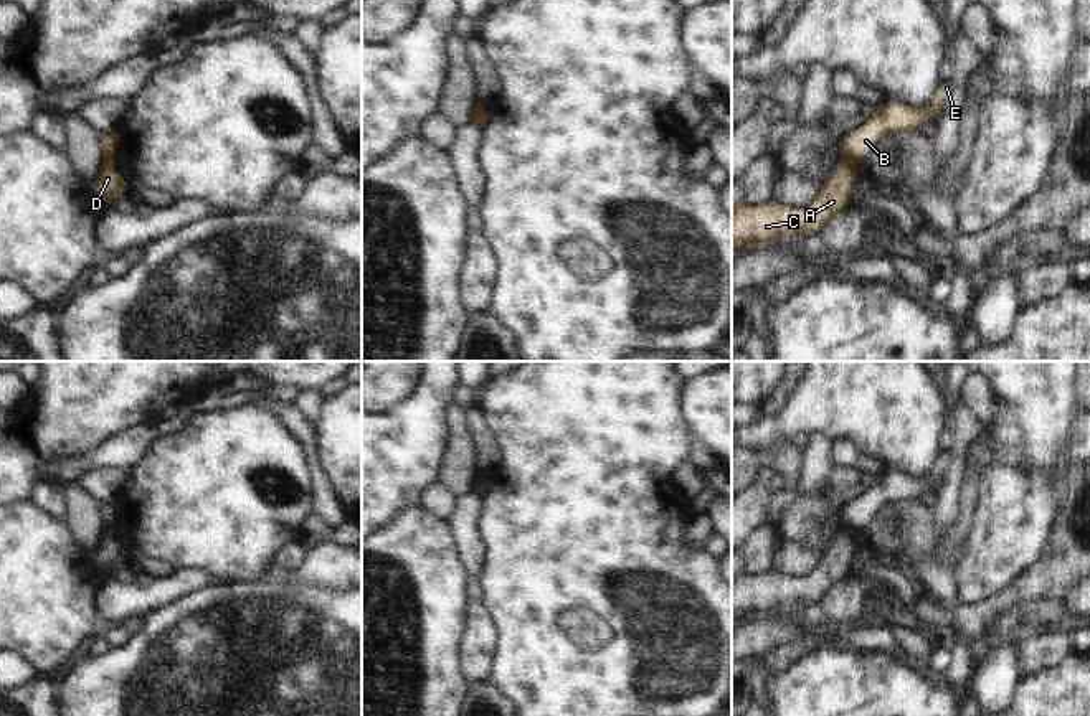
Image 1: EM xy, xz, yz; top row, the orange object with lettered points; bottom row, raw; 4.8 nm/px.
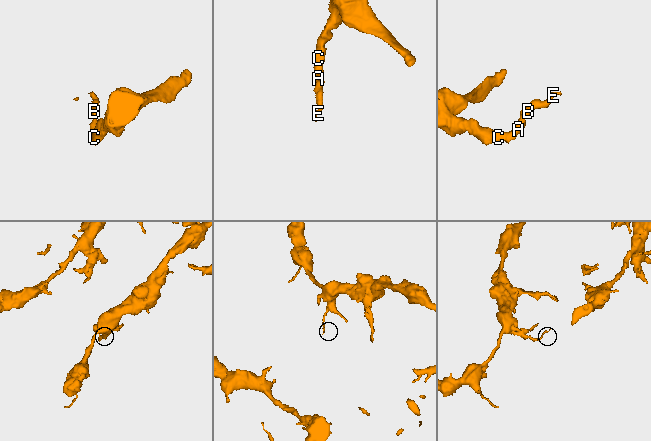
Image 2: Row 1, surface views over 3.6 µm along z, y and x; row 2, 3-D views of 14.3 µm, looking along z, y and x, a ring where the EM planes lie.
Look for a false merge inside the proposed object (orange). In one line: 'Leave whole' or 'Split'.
Split

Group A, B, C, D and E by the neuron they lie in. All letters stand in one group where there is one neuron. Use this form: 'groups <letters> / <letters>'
groups A C D / B E

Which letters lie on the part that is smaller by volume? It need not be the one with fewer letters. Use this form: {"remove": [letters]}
{"remove": ["B", "E"]}

